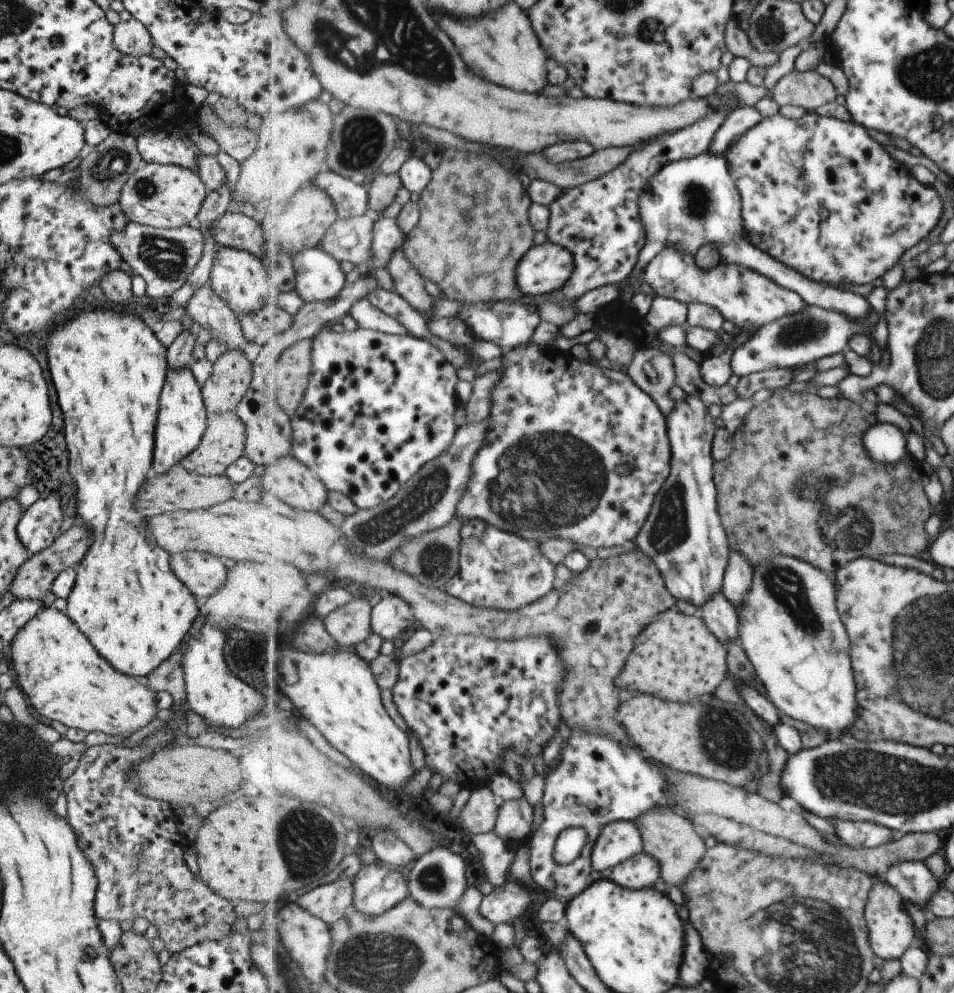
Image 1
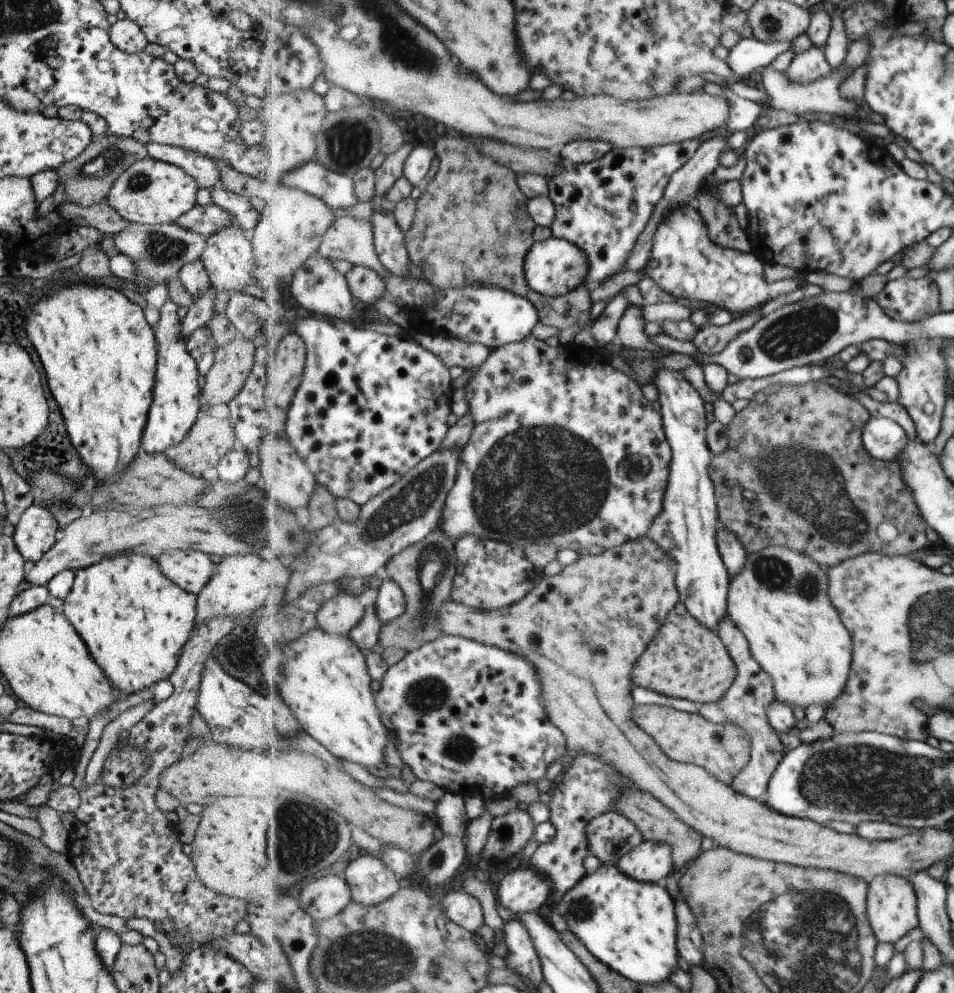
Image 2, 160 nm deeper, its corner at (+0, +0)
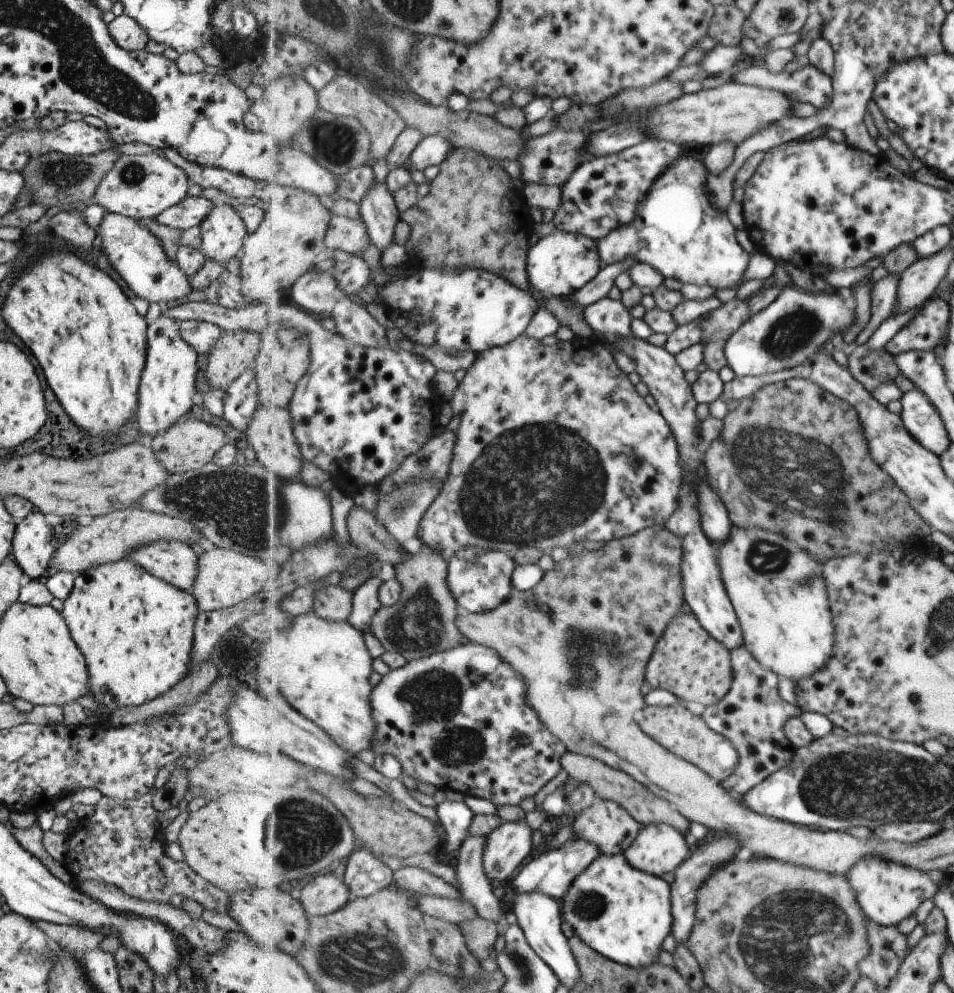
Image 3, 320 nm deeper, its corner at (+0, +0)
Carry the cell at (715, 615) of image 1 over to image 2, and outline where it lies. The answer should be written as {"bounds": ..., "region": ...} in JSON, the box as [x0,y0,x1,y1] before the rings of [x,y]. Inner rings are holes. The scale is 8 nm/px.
{"bounds":[699,616,787,798],"region":[[[727,616],[720,625],[718,635],[723,639],[738,667],[738,676],[734,685],[727,691],[721,701],[700,705],[699,712],[711,722],[718,725],[737,725],[749,736],[752,743],[751,762],[735,777],[732,786],[741,794],[751,798],[763,798],[768,792],[770,778],[778,770],[779,764],[787,753],[787,748],[779,740],[776,730],[769,720],[768,707],[778,700],[774,689],[774,678],[762,668],[759,661],[752,654],[750,642],[743,631]]]}

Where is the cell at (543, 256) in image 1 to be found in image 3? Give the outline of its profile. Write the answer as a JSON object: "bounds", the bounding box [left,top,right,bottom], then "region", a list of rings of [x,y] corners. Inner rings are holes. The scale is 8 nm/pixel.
{"bounds":[528,230,601,300],"region":[[[557,230],[532,246],[528,254],[528,274],[532,287],[546,300],[569,298],[598,277],[601,260],[597,241],[586,235]]]}

